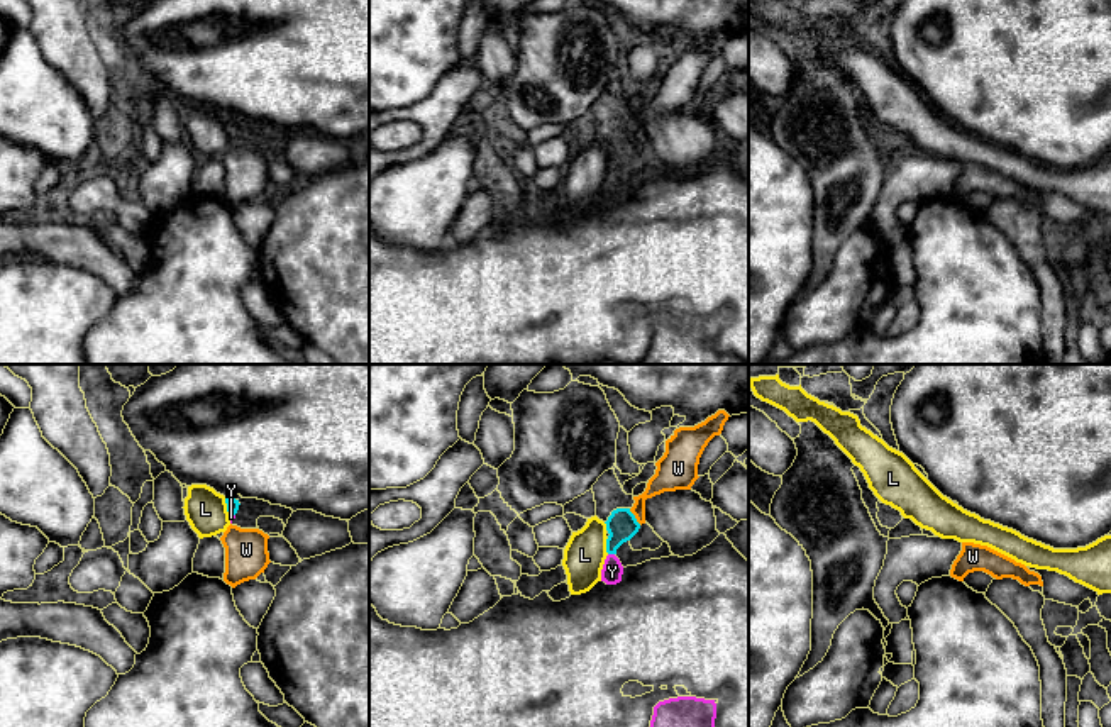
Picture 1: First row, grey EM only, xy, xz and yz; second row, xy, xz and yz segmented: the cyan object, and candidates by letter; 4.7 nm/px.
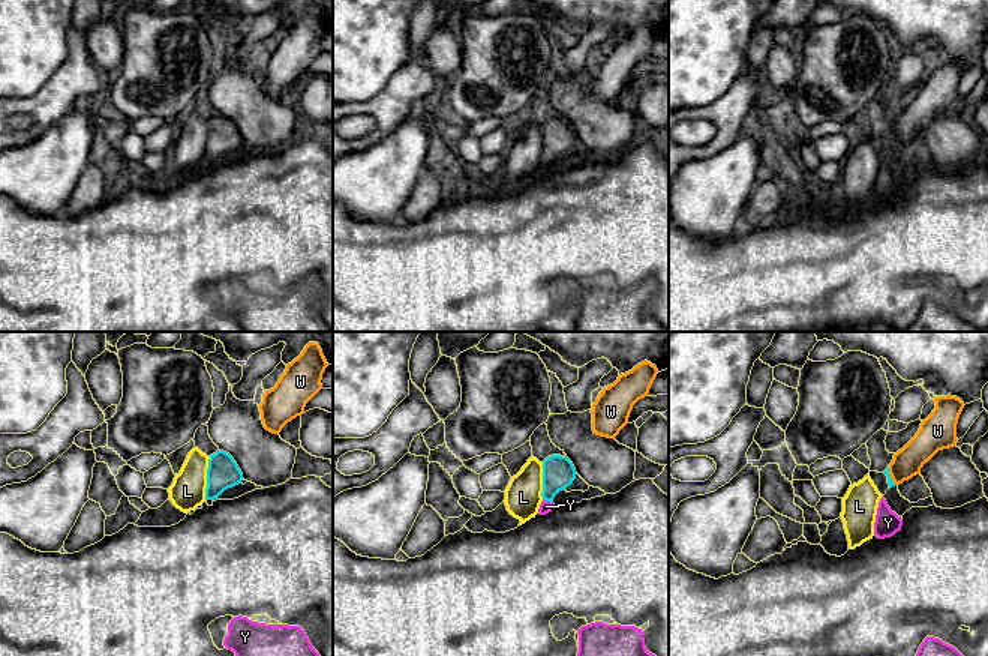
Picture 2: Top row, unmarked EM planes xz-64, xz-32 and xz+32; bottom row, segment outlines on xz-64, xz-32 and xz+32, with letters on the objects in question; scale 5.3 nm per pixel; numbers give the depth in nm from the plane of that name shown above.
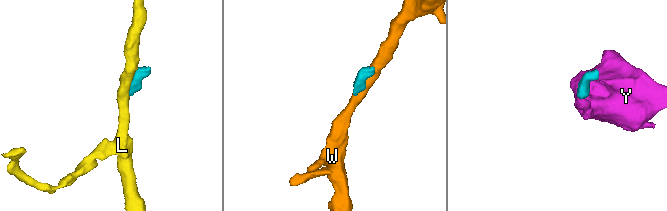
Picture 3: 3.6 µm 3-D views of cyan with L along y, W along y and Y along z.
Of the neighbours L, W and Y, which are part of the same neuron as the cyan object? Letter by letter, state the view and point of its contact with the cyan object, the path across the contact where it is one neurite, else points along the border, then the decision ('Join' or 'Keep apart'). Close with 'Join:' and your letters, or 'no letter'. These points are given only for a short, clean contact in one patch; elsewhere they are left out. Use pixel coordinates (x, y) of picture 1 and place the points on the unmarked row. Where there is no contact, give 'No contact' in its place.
L: Touches cyan at xy (227, 126). Keep apart
W: Touches cyan at xz (634, 138). Boundary: xz (629, 129), (641, 144). Keep apart
Y: Touches cyan at xz (612, 173). Path across: xz (622, 146), (612, 165), (612, 173), (612, 192). Join
Join: Y

